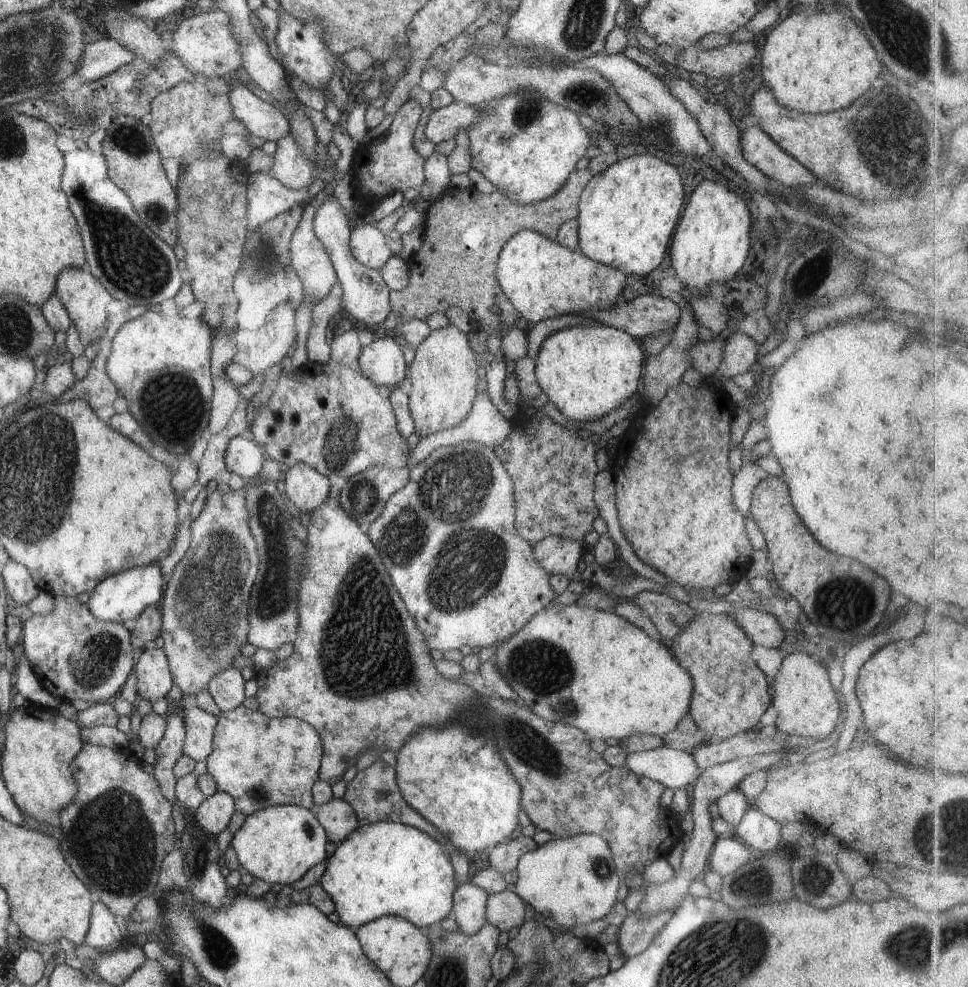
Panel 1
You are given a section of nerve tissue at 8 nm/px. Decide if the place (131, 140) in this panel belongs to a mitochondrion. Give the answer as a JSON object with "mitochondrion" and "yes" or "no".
{"mitochondrion":"yes"}

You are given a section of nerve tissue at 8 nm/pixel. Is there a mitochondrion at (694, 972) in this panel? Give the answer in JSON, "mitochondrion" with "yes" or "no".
{"mitochondrion":"yes"}

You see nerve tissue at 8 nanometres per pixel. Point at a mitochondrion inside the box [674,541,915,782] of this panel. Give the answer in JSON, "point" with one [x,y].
{"point":[842,612]}

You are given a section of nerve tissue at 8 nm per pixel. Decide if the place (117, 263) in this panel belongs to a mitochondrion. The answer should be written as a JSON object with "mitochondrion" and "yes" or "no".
{"mitochondrion":"yes"}

